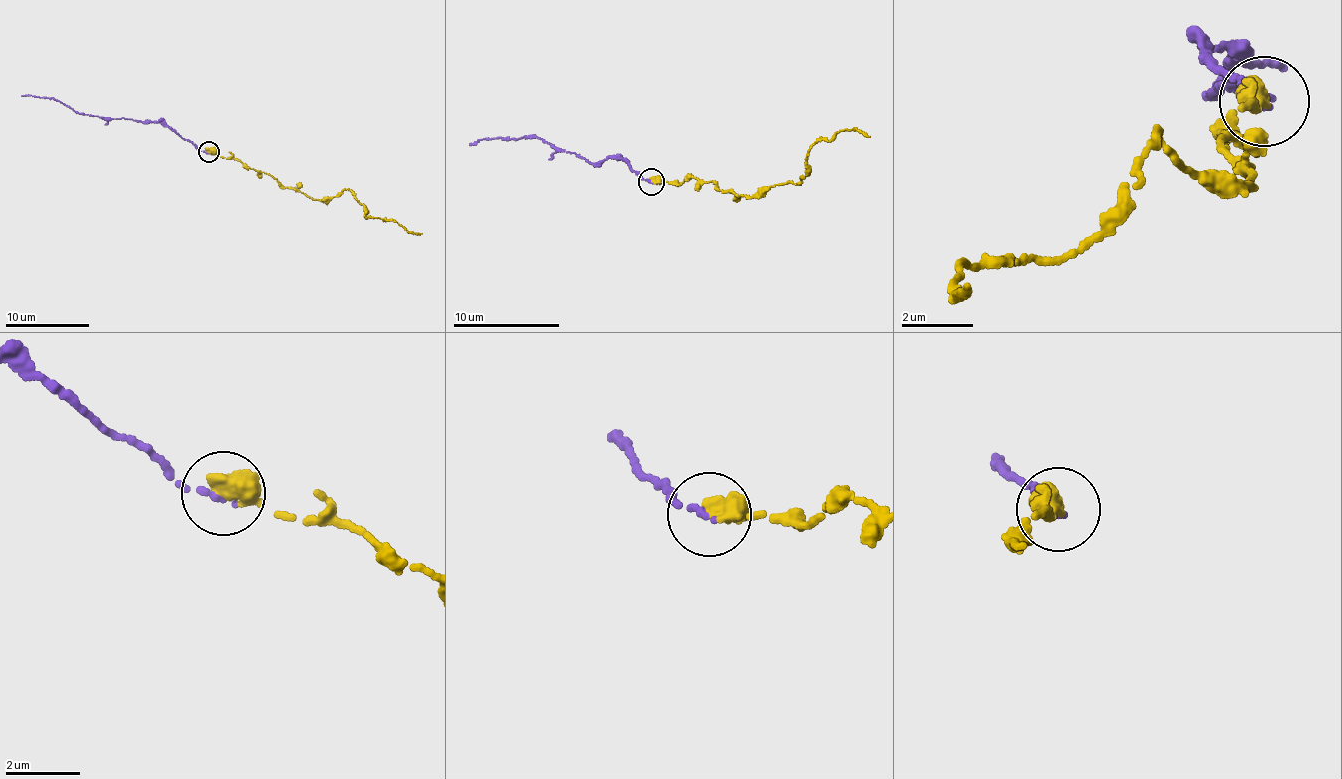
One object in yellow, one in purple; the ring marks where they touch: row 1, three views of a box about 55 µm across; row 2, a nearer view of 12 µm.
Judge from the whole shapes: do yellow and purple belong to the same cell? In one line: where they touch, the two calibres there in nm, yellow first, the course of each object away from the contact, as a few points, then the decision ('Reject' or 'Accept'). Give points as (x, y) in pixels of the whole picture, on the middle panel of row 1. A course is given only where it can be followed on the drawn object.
Place: (651, 181). Thickness 550 nm (yellow) against 180 nm. Course of yellow: (652, 182), (680, 184), (693, 176), (746, 198), (795, 184), (815, 142), (847, 129), (870, 137). Course of purple: (649, 182), (621, 158), (588, 163), (575, 153), (557, 152), (540, 139), (523, 135), (477, 139), (470, 145). Accept

